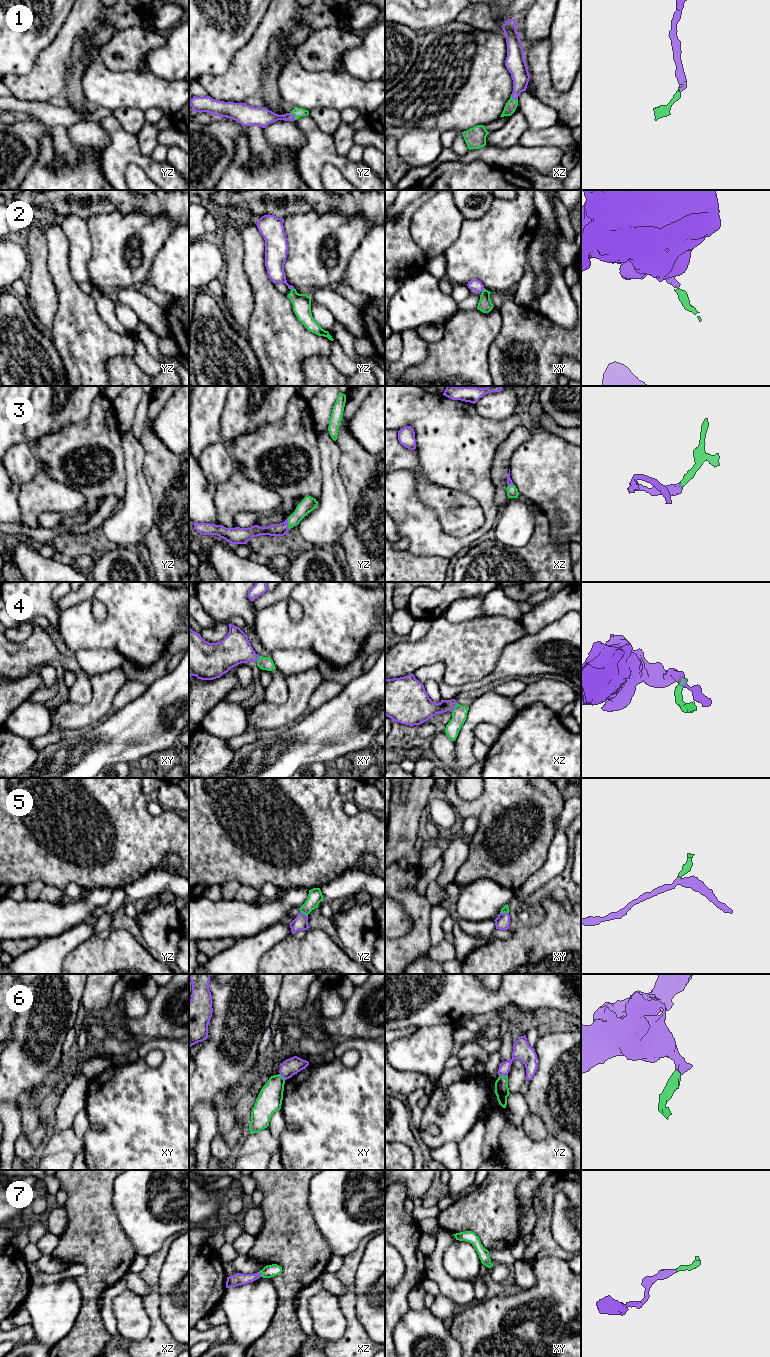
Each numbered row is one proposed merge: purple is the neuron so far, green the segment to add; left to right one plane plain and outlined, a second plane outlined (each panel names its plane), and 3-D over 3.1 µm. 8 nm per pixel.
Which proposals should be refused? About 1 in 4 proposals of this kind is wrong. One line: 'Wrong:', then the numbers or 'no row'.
Wrong: 2, 6

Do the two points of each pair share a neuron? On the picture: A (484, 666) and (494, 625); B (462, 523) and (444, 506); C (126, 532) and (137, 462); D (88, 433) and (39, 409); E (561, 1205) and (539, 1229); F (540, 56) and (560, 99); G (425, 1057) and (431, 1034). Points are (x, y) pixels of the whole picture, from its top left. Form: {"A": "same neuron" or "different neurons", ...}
{"A": "same neuron", "B": "same neuron", "C": "same neuron", "D": "different neurons", "E": "different neurons", "F": "same neuron", "G": "same neuron"}

